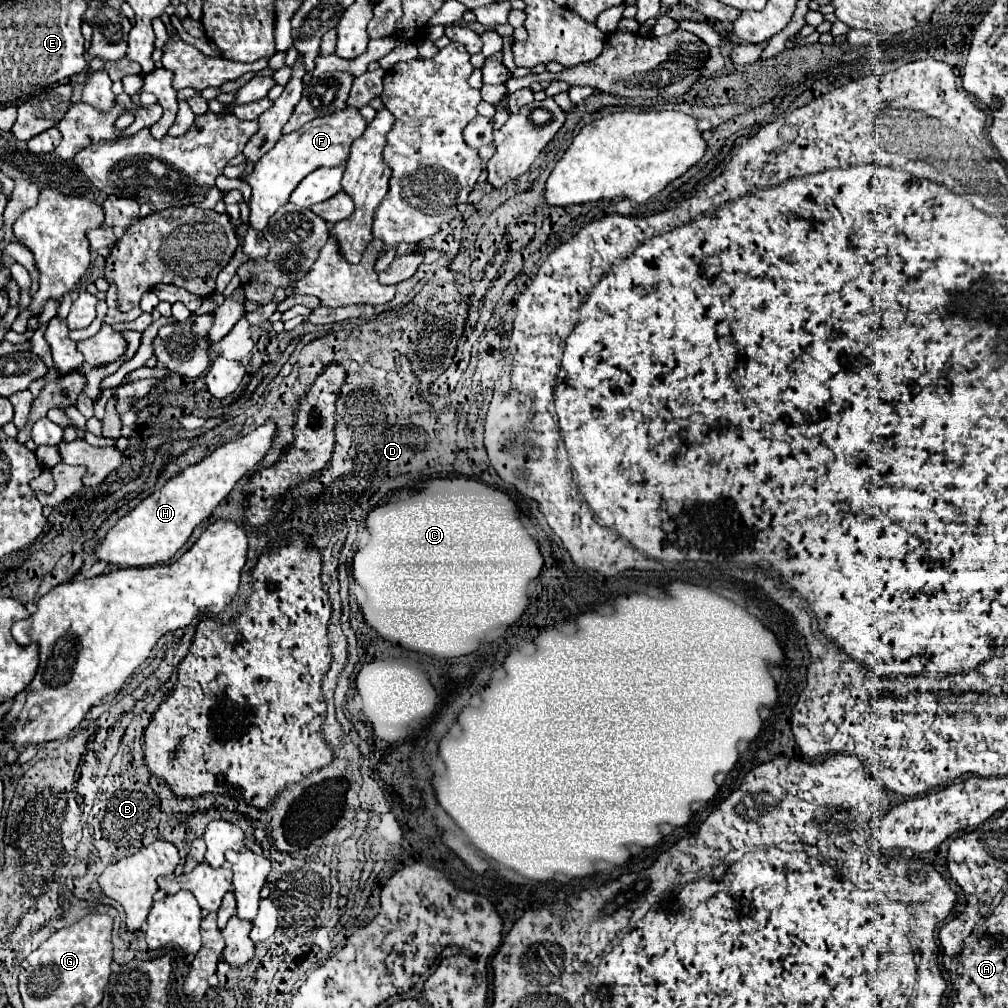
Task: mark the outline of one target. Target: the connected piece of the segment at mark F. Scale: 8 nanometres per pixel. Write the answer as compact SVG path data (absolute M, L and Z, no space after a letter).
M346 106L344 110L338 110L334 114L328 114L328 116L320 116L320 118L314 118L310 120L304 128L296 130L296 132L290 132L290 134L282 134L280 140L276 142L276 146L272 150L268 150L260 160L258 164L254 166L254 172L250 176L246 176L246 184L252 186L252 200L250 200L250 224L260 232L262 236L262 228L268 224L268 218L274 214L274 210L278 210L280 206L284 206L292 194L292 190L300 184L302 178L306 178L310 172L314 172L316 168L334 168L338 164L342 164L350 152L350 146L356 138L360 138L366 130L366 120L362 118L362 114L358 112L358 108L352 108L352 106Z

